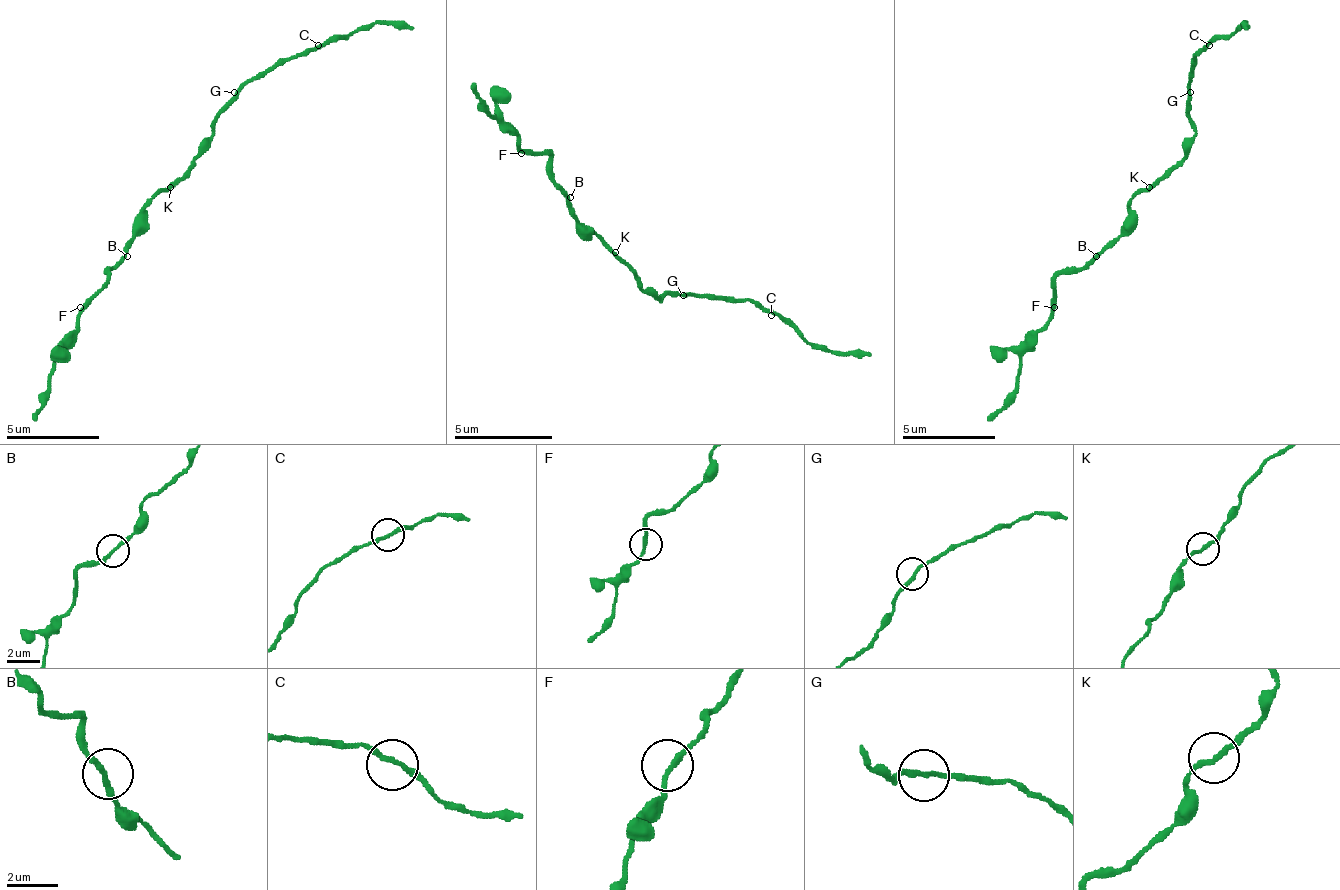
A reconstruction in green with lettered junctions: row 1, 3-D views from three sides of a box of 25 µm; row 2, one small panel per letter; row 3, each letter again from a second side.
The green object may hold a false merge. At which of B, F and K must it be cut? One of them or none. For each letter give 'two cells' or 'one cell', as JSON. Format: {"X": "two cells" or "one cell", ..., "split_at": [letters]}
{"B": "one cell", "F": "one cell", "K": "one cell", "split_at": []}

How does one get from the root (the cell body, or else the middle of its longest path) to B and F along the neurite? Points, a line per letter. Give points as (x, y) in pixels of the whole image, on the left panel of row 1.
B: (173, 181), (145, 209), (145, 223), (131, 237), (127, 256)
F: (173, 181), (145, 209), (145, 223), (127, 242), (127, 251), (108, 270), (108, 279), (80, 307)

